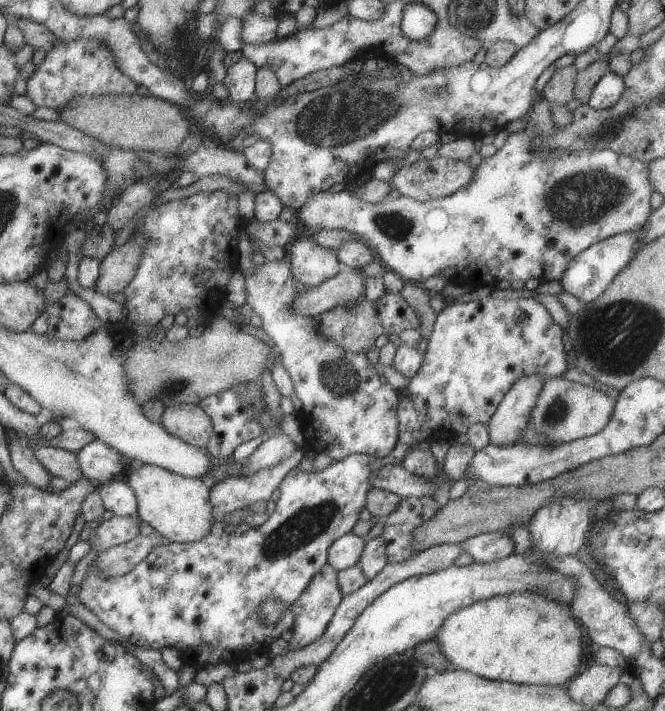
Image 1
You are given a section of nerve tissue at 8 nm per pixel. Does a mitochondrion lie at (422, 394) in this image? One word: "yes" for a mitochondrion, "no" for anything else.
no

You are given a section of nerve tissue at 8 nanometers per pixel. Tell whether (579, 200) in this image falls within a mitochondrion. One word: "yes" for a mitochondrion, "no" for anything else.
yes

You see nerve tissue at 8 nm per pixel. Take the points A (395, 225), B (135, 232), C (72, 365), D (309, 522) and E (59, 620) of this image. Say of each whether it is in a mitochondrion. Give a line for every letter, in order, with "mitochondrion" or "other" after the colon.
A: mitochondrion
B: other
C: mitochondrion
D: mitochondrion
E: other

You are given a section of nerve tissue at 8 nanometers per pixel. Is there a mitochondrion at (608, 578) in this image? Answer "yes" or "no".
no

